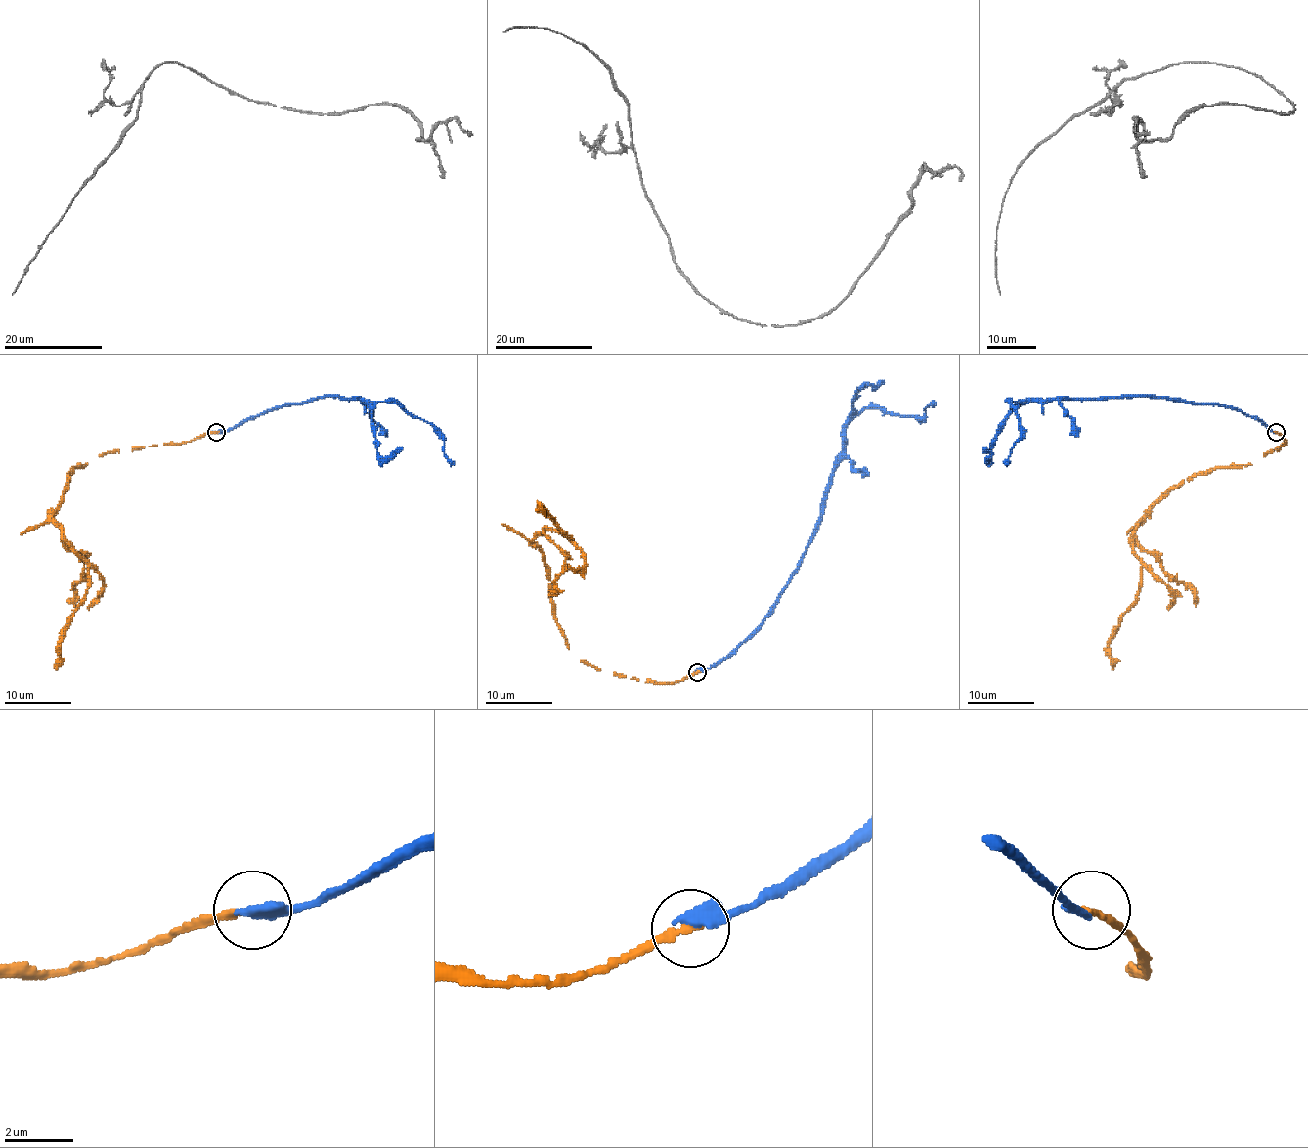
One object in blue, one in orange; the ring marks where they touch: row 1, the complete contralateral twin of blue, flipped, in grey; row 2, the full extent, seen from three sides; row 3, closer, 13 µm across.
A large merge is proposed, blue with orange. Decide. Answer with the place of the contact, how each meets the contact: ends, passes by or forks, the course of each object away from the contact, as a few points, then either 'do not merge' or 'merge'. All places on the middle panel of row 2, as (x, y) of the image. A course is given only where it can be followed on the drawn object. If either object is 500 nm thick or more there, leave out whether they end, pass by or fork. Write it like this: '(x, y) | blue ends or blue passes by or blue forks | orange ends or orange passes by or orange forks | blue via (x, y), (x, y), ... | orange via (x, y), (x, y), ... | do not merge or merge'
(697, 672) | blue ends | orange ends | blue via (697, 672), (720, 663), (756, 628), (797, 567), (842, 450), (842, 430), (865, 408), (922, 417), (936, 402) | orange via (697, 672), (645, 682), (598, 670), (568, 649), (534, 542), (546, 529), (568, 537), (537, 510) | do not merge

